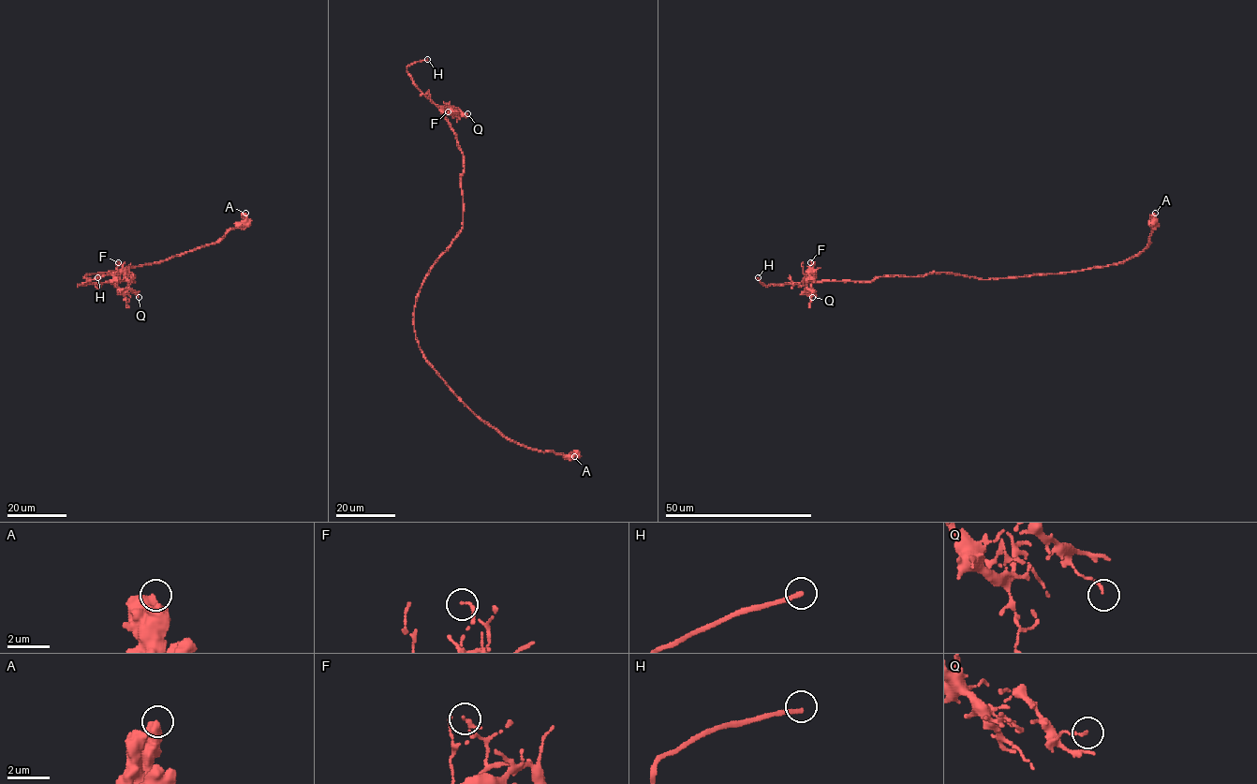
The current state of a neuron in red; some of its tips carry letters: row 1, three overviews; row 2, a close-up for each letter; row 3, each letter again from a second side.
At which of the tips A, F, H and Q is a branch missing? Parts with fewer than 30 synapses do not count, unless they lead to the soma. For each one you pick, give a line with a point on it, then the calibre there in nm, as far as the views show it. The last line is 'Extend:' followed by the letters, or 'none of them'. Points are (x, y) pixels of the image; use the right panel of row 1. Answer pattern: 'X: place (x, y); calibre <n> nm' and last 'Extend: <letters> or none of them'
H: place (758, 277); calibre 220 nm
Extend: H

